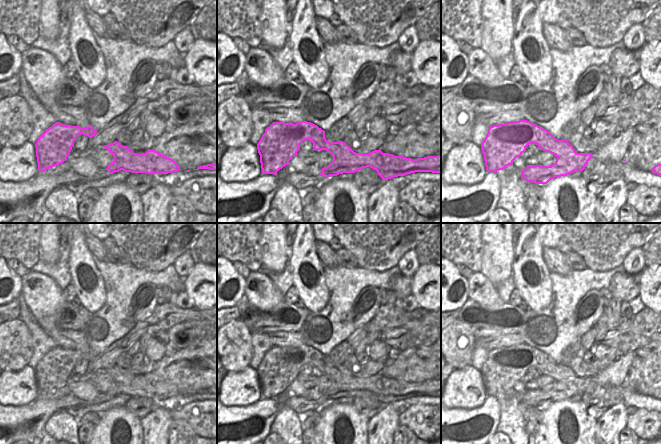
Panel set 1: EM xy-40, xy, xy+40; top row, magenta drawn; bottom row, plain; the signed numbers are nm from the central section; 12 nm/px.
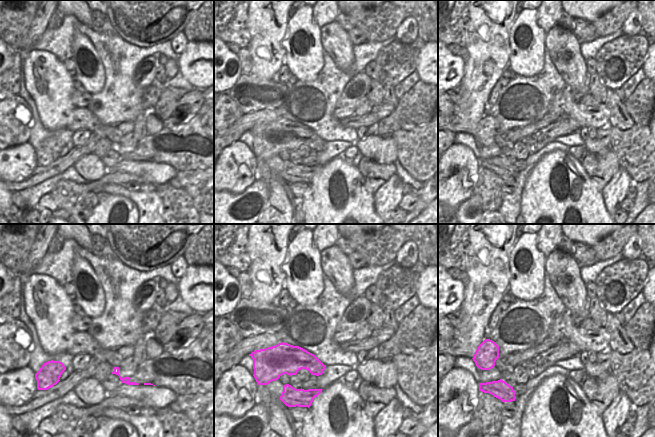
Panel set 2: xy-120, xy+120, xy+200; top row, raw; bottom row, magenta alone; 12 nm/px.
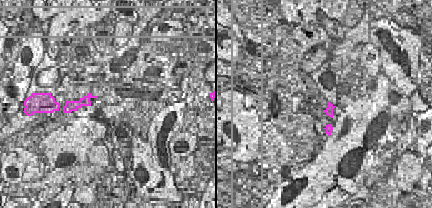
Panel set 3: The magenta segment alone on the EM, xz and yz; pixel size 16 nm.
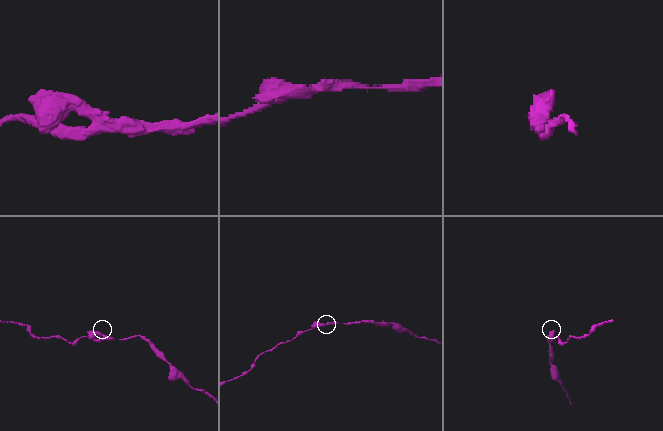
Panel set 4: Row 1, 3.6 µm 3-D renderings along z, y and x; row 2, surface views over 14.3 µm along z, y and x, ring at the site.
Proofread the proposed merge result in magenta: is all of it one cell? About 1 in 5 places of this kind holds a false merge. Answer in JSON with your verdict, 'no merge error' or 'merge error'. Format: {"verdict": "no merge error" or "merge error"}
{"verdict": "merge error"}

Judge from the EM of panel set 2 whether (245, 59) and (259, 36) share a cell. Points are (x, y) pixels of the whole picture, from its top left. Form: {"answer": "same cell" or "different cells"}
{"answer": "different cells"}

